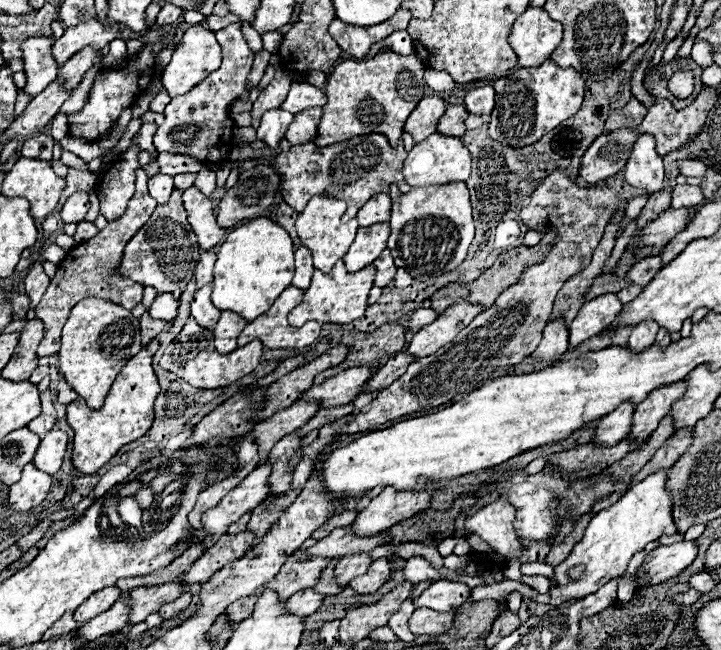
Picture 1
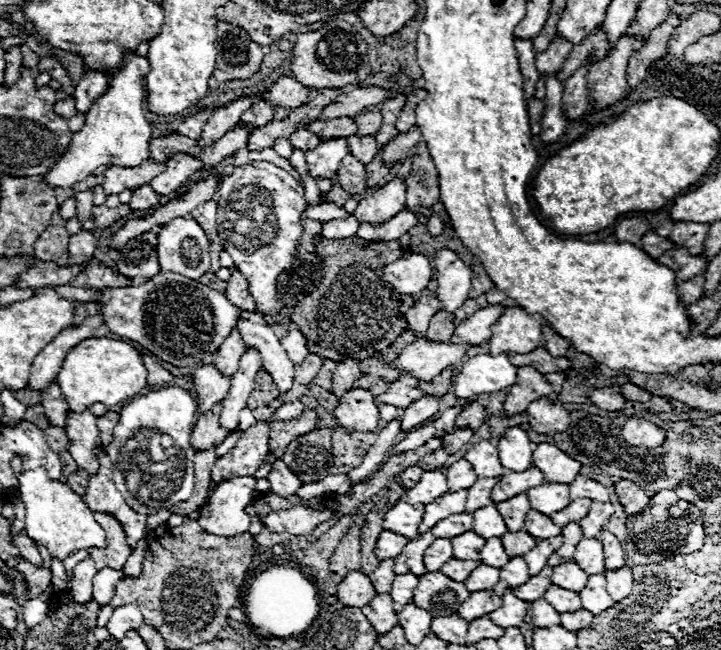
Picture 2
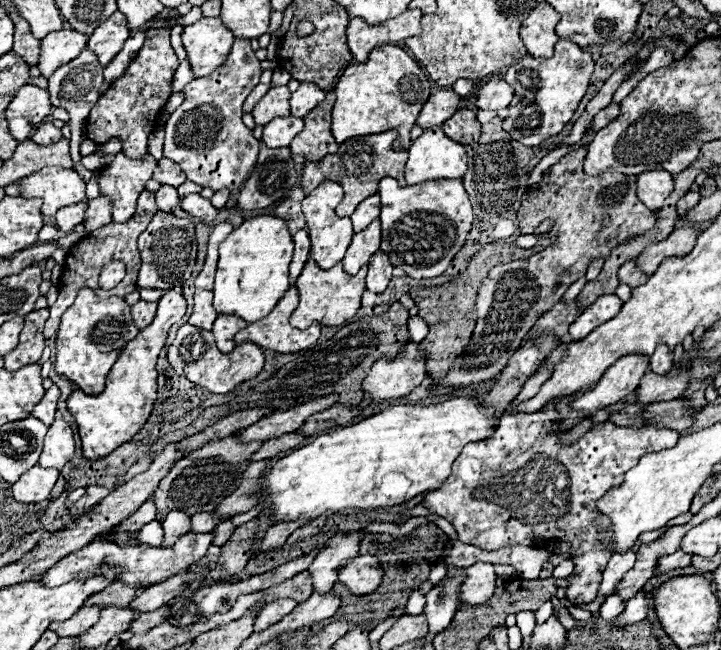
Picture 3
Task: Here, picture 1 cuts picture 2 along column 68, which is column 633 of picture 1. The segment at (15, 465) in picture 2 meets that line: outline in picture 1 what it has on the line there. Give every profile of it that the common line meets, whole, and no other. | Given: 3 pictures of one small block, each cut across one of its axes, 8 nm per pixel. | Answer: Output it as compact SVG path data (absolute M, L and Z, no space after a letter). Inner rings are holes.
M666 470L656 472L648 476L646 480L634 484L616 504L610 508L600 510L588 524L582 540L572 548L572 552L566 556L566 560L558 566L554 566L554 576L550 580L550 606L560 606L574 598L584 598L604 584L608 584L612 578L622 576L628 560L638 552L644 550L648 542L658 540L660 536L672 536L676 534L674 522L672 522L672 504L670 494L666 492ZM574 566L584 566L584 572L578 580L570 580L568 570Z

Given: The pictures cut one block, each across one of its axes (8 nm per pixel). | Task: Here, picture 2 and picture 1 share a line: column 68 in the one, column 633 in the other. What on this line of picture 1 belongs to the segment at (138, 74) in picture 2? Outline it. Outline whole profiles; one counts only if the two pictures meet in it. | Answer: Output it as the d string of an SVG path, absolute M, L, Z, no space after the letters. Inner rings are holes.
M642 134L634 146L632 154L624 168L624 178L630 186L642 188L650 194L662 190L664 182L664 166L662 158L654 150L654 138L648 134Z

